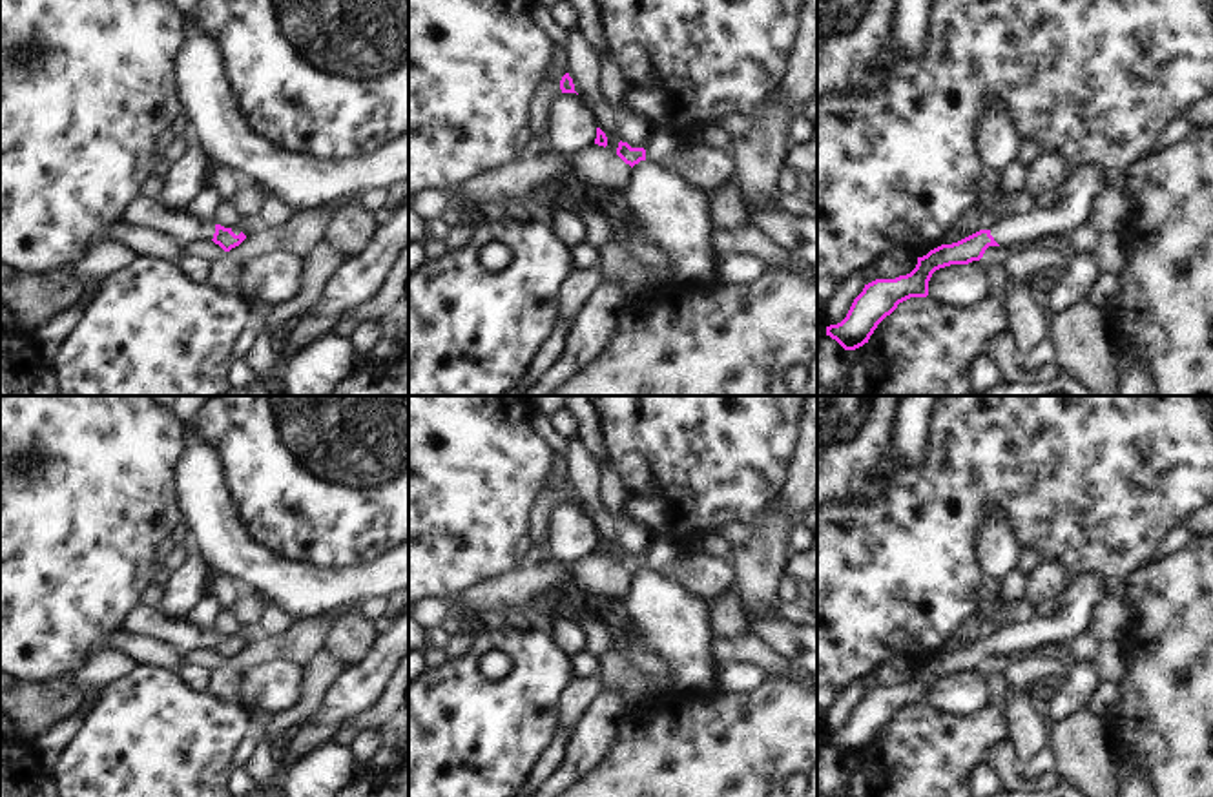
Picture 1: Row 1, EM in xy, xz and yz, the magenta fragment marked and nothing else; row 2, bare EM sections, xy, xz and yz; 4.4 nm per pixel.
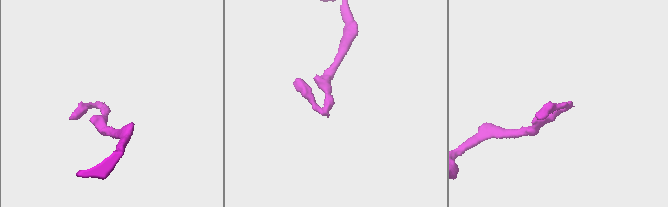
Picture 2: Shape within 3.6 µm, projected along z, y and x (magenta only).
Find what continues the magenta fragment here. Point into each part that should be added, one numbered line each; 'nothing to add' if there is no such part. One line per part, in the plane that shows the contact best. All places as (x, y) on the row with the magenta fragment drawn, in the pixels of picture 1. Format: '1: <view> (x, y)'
1: yz (1077, 197)

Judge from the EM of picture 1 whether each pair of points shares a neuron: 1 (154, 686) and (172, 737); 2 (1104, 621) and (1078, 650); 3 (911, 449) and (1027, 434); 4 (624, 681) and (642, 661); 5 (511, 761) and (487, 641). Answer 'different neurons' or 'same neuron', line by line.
1: same neuron
2: different neurons
3: different neurons
4: different neurons
5: same neuron

